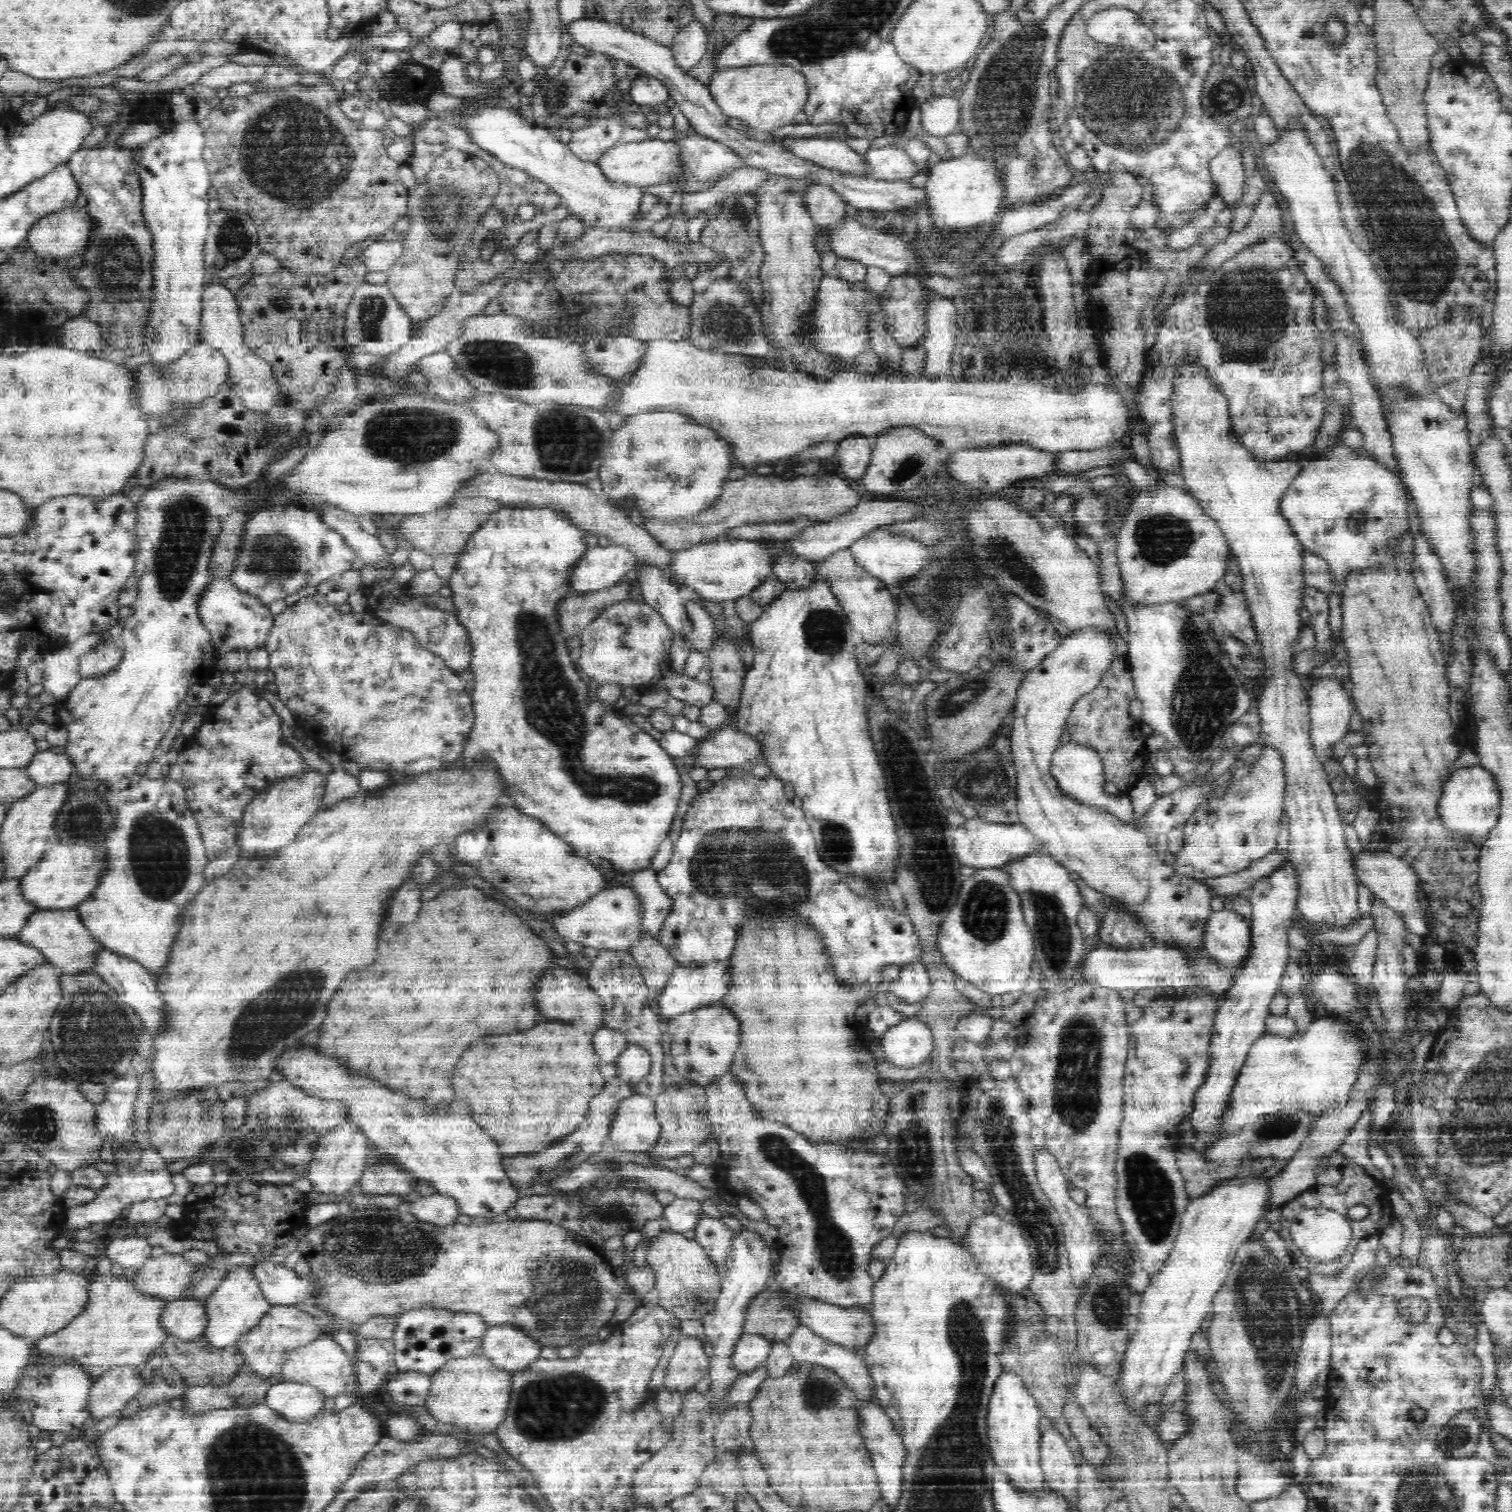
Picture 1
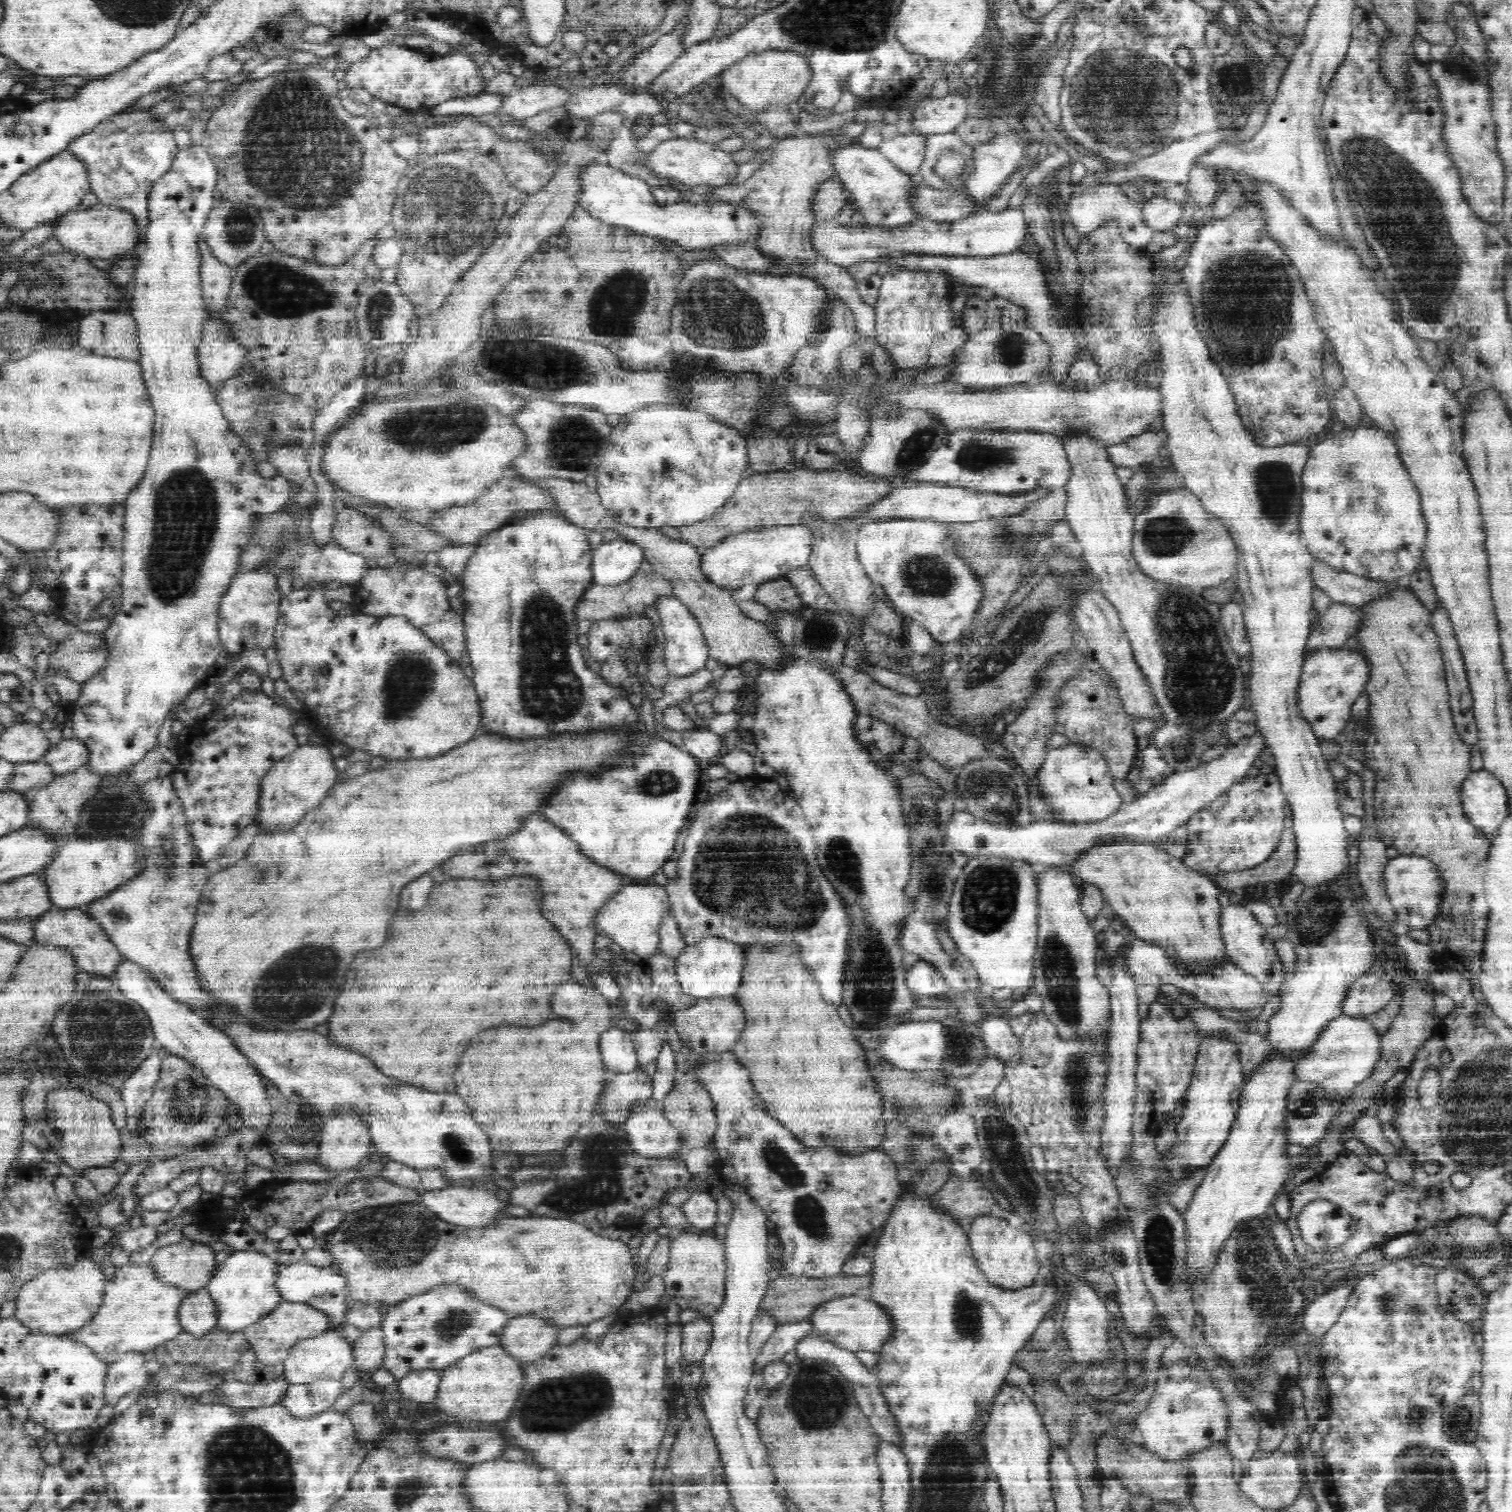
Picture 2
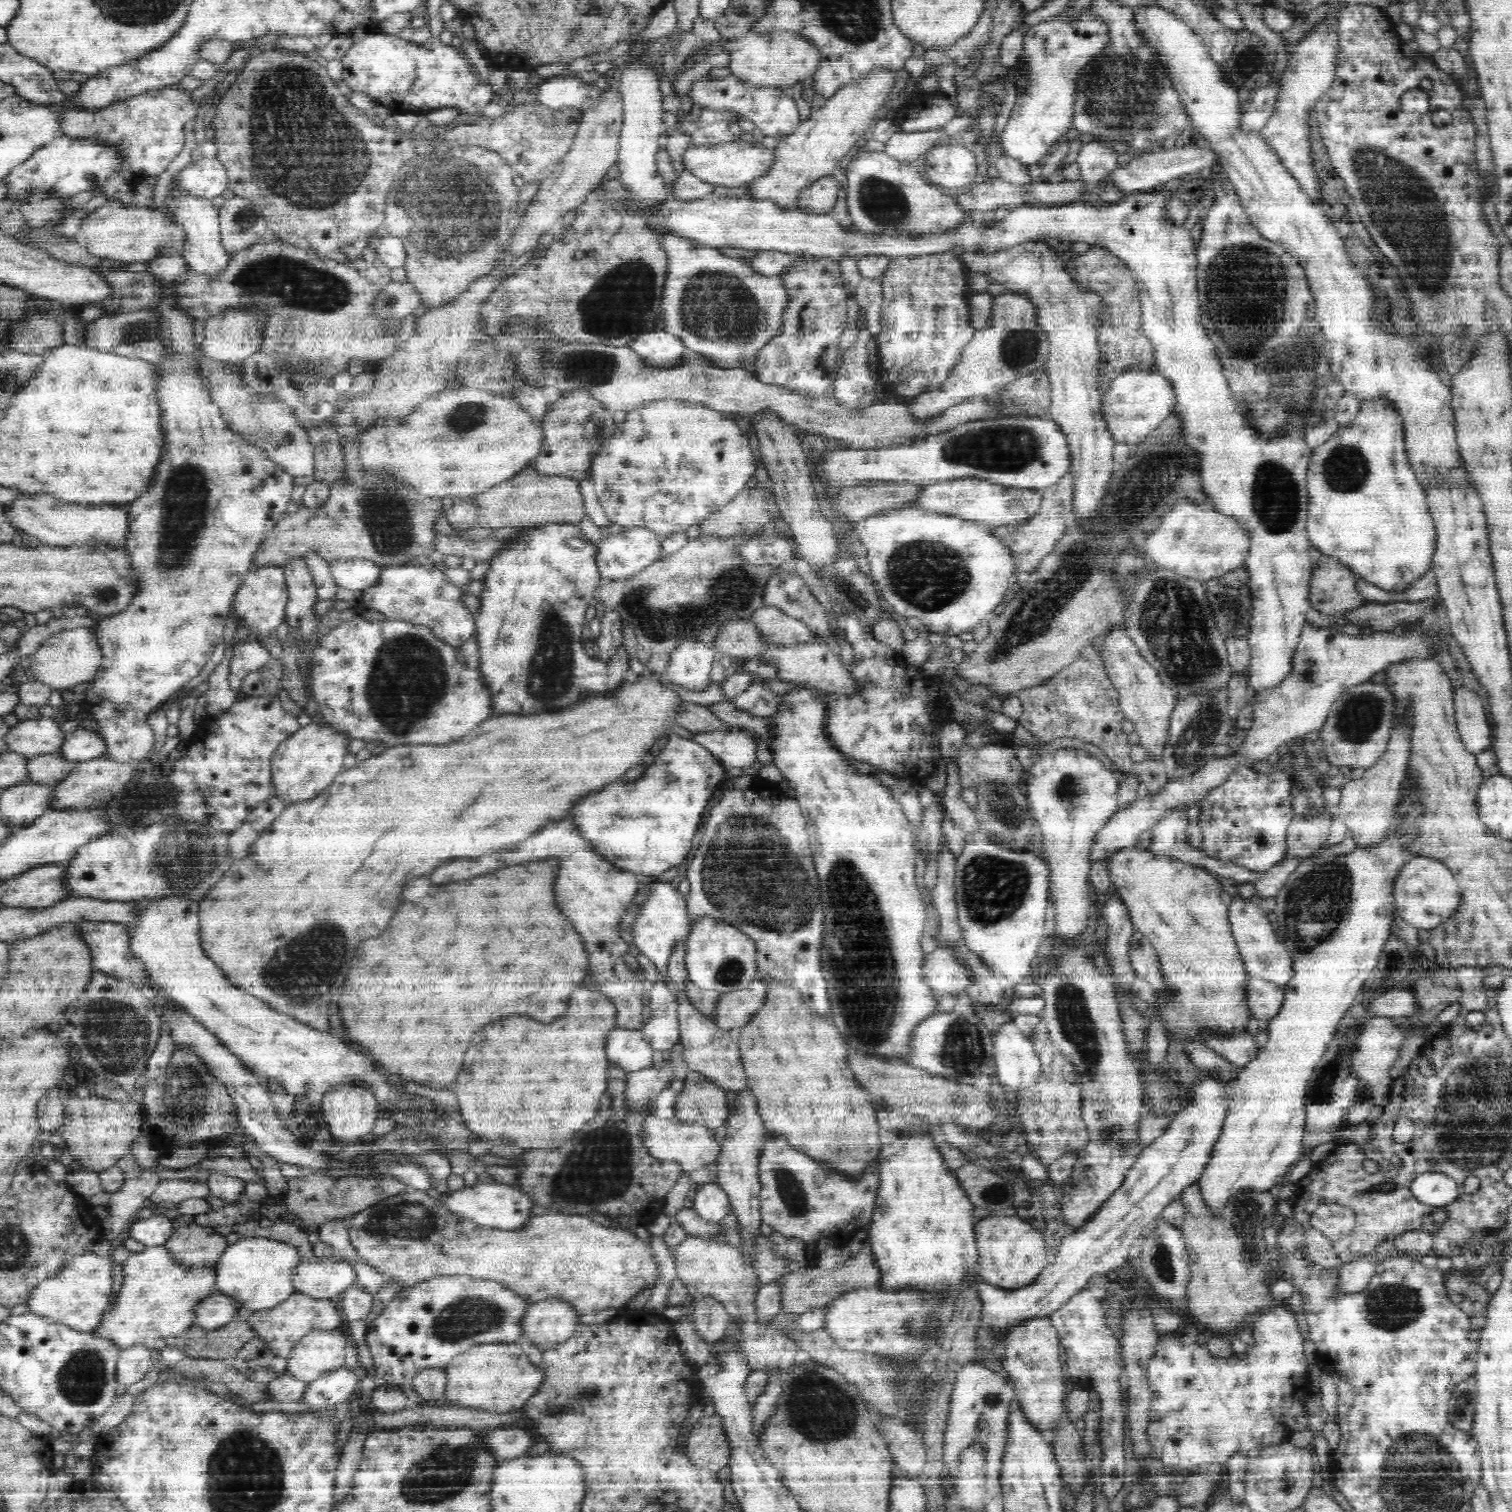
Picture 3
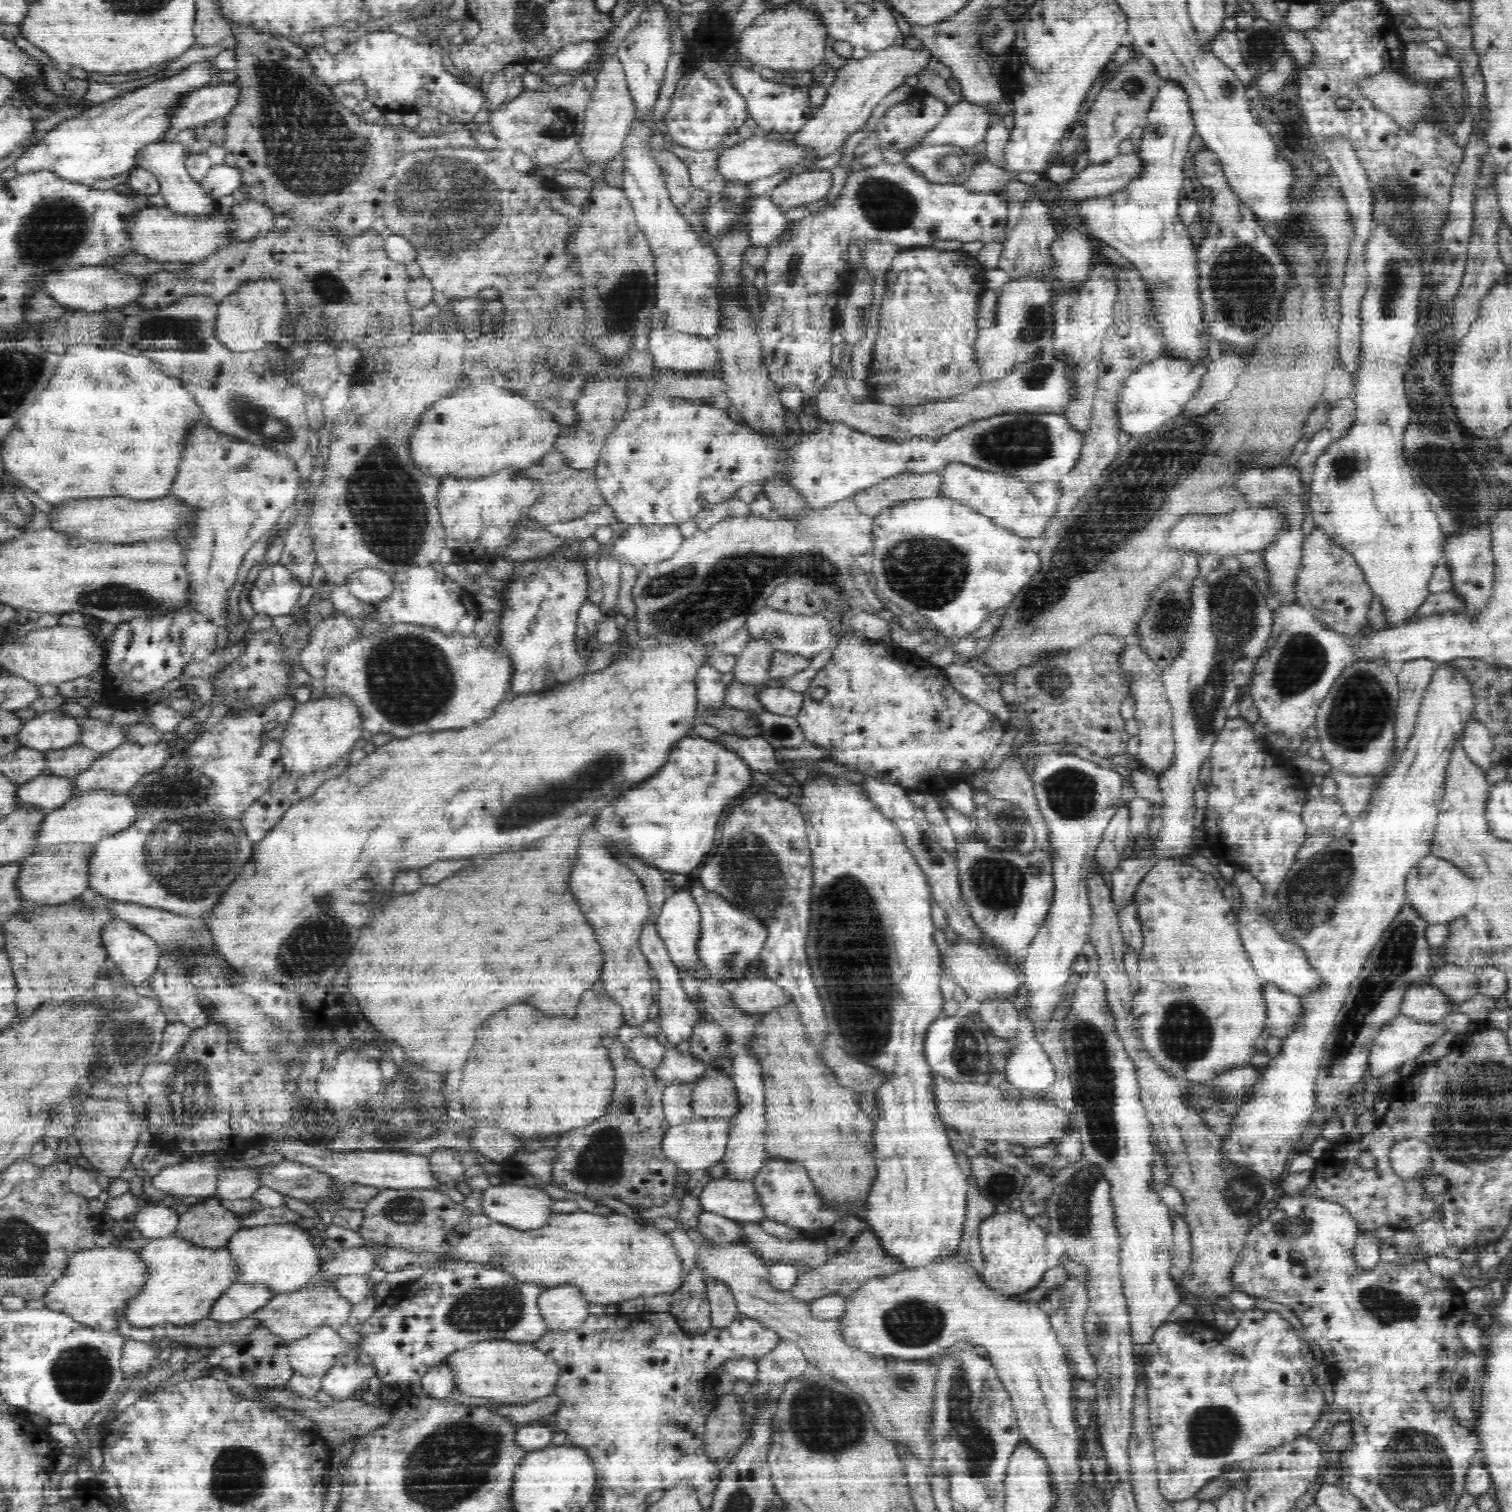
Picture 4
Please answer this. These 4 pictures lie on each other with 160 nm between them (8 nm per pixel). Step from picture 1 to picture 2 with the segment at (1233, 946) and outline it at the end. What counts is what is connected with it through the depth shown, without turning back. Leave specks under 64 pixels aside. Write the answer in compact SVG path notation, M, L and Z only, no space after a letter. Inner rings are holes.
M1229 904L1222 909L1221 933L1229 953L1229 960L1238 966L1244 973L1256 978L1268 991L1277 995L1281 985L1285 982L1286 968L1278 956L1278 950L1274 946L1275 939L1254 917L1248 904Z

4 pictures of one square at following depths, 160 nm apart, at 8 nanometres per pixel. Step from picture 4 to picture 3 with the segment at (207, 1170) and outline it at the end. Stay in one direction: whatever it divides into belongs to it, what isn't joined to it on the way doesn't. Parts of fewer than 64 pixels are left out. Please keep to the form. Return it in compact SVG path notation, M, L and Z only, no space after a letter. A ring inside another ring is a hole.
M193 1178L162 1179L156 1184L149 1201L155 1201L159 1205L167 1201L179 1203L188 1198L205 1199L211 1194L207 1181Z

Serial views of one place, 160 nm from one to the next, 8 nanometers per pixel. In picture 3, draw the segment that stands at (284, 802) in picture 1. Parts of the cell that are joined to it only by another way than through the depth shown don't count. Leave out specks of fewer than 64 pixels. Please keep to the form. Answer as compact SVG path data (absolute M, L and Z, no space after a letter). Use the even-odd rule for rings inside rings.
M313 721L306 726L298 727L277 748L273 756L273 788L274 793L281 795L288 803L314 798L320 790L326 788L336 775L344 771L344 757L349 753L348 744L352 740L352 734L345 727L334 726L332 722L316 724Z

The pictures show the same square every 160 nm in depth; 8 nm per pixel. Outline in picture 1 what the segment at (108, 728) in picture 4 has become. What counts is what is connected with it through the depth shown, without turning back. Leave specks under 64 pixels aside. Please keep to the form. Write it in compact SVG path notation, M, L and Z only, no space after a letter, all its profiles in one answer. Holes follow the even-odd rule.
M49 749L37 752L26 767L30 776L38 780L39 787L69 781L70 776L76 772L75 762L69 754L57 754Z

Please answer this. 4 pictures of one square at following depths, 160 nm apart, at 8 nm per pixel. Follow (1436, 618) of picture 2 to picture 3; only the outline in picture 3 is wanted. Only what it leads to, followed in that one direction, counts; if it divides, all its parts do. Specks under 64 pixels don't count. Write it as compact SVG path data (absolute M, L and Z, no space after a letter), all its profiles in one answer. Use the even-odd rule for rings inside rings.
M1459 688L1454 694L1453 703L1459 735L1466 750L1476 755L1491 749L1493 740L1490 725L1476 693Z

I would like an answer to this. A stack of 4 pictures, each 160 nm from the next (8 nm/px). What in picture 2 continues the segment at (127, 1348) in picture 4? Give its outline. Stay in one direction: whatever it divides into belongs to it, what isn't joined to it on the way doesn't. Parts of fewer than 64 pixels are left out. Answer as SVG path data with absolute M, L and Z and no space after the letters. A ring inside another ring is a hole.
M136 1350L125 1352L111 1362L106 1377L105 1401L115 1404L122 1396L145 1385L152 1376L146 1365L144 1352Z

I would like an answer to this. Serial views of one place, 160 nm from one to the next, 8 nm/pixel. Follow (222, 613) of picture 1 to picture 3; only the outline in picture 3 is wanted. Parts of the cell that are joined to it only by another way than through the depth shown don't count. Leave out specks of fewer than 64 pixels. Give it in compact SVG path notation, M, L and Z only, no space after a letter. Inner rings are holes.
M266 565L254 567L245 576L238 589L232 608L239 615L242 625L250 628L253 639L276 631L286 621L286 607L289 604L289 587L282 566Z

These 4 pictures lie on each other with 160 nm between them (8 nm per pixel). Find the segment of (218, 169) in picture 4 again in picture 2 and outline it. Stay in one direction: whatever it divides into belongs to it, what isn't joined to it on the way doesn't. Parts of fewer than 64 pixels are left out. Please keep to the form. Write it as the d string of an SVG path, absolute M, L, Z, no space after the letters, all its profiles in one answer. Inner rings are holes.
M192 145L189 150L180 151L177 161L173 162L173 168L157 182L153 188L152 196L149 198L149 223L146 225L144 234L144 250L136 256L135 267L128 278L131 284L132 308L130 313L137 322L137 341L141 357L141 369L147 394L152 400L155 410L154 425L154 450L150 454L150 464L146 468L146 476L138 484L138 488L126 498L123 503L125 514L123 515L123 546L122 546L122 576L120 580L119 593L121 599L121 609L109 615L110 624L102 634L103 648L106 649L106 662L102 668L90 680L82 683L80 698L67 704L68 712L71 713L74 736L82 739L91 750L88 764L94 770L102 774L117 774L127 770L127 767L138 764L149 750L157 748L158 732L164 720L169 716L172 705L177 701L185 701L190 696L190 692L205 685L207 676L212 666L218 661L223 644L220 635L219 616L221 610L221 600L229 592L229 588L234 582L242 564L242 554L244 554L253 542L253 534L256 533L258 525L264 522L270 515L277 511L282 511L286 503L292 500L294 486L286 477L283 477L270 464L266 458L257 454L257 451L249 446L245 438L232 429L230 419L225 417L225 411L218 404L217 397L213 392L213 385L201 374L201 359L199 358L199 348L202 344L203 326L208 319L205 314L205 303L202 299L200 288L200 253L198 253L198 238L203 232L203 226L208 218L209 212L214 208L214 191L217 190L218 167L215 161L206 153L203 147Z

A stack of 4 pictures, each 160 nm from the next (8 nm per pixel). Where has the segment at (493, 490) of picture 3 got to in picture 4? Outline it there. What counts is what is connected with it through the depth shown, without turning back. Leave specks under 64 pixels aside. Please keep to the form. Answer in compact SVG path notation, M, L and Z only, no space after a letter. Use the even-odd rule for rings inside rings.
M553 448L544 458L526 470L526 474L534 474L546 484L546 500L534 510L534 519L548 526L556 522L567 522L589 513L597 512L607 505L598 489L597 474L594 468L577 468L570 465L564 451Z

